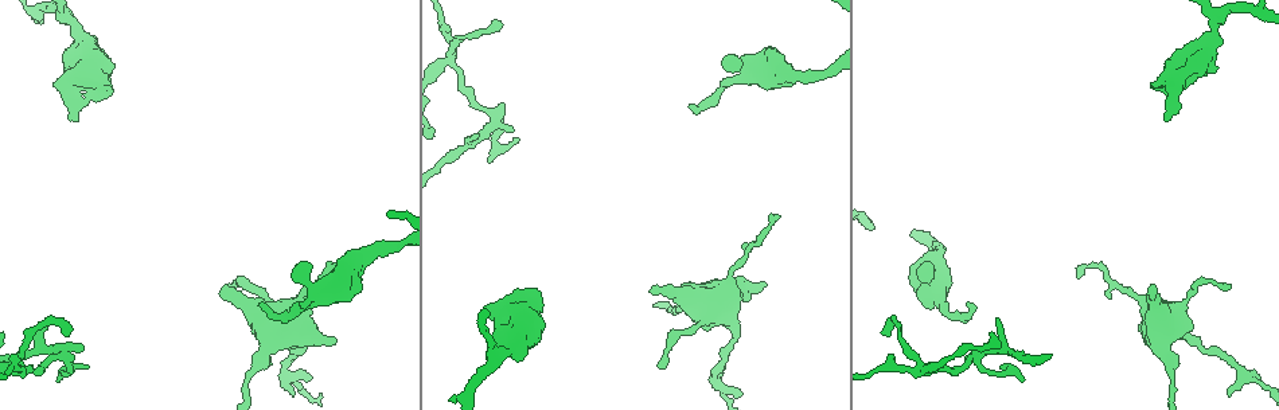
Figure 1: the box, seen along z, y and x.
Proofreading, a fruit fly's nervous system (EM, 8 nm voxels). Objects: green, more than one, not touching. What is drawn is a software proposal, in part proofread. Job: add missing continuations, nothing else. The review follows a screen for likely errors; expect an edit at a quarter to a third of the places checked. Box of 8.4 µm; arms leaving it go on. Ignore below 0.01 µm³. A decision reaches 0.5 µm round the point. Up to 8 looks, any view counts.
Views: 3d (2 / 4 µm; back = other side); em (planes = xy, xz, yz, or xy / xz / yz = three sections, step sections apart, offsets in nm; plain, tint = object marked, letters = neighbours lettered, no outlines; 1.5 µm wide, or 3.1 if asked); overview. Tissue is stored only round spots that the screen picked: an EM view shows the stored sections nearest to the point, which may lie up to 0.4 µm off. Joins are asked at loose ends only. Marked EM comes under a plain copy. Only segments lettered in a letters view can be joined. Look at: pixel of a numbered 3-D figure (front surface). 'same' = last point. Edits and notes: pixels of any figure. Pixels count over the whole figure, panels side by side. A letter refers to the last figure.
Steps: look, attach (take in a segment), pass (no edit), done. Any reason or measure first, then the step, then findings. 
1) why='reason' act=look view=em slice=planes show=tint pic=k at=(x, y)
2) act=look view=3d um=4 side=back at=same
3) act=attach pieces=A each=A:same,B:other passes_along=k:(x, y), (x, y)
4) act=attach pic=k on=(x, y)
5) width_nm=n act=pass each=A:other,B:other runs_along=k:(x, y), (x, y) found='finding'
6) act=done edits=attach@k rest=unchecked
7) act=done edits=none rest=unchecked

why='free end' act=look view=3d um=2 pic=1 at=(653, 286)

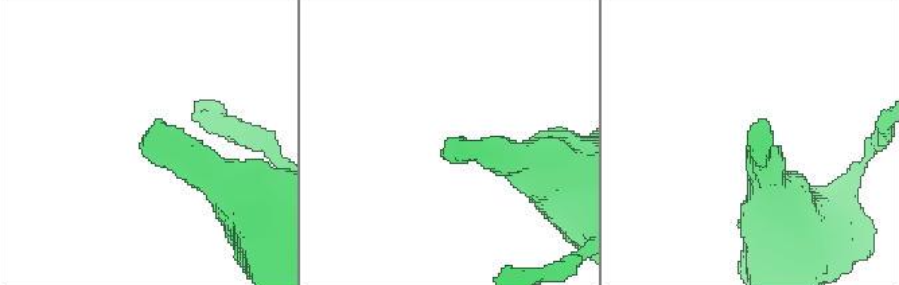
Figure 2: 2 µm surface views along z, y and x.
act=look view=em slice=xy step=8 show=tint pic=2 at=(449, 137)

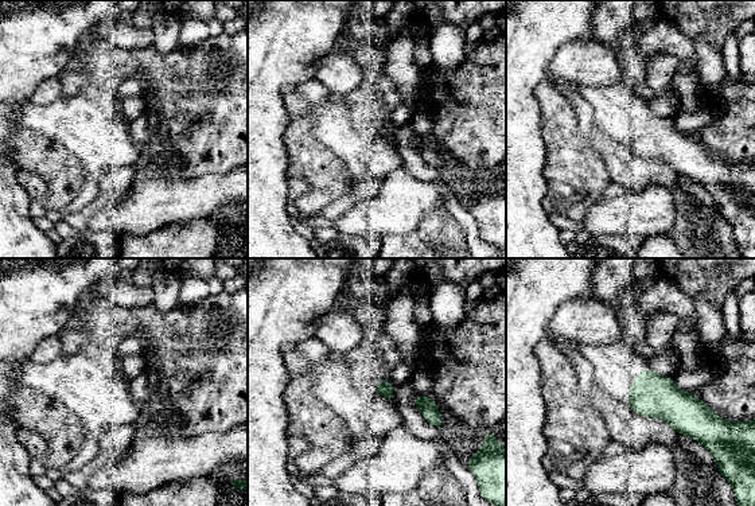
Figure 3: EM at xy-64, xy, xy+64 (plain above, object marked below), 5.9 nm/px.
why='another direction' act=look view=em slice=planes show=letters at=same

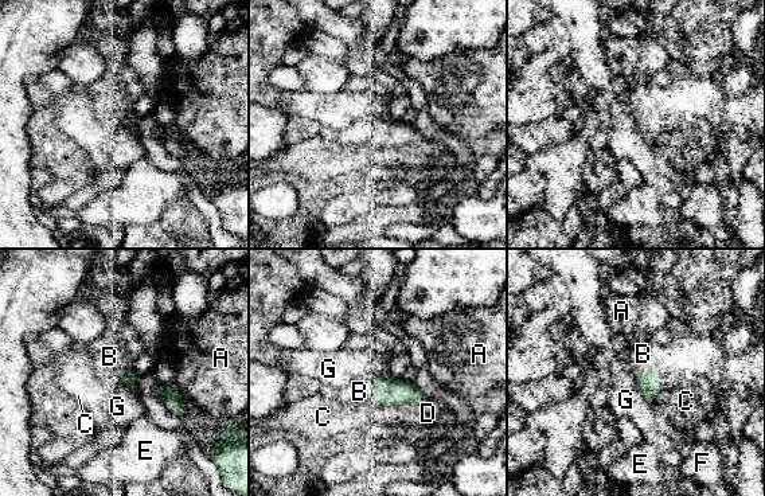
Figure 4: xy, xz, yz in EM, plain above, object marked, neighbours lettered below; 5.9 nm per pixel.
act=attach pieces=B each=A:other,B:same,C:other,D:other,E:other,F:other,G:other found='it goes on there'

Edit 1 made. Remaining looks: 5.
act=look view=overview

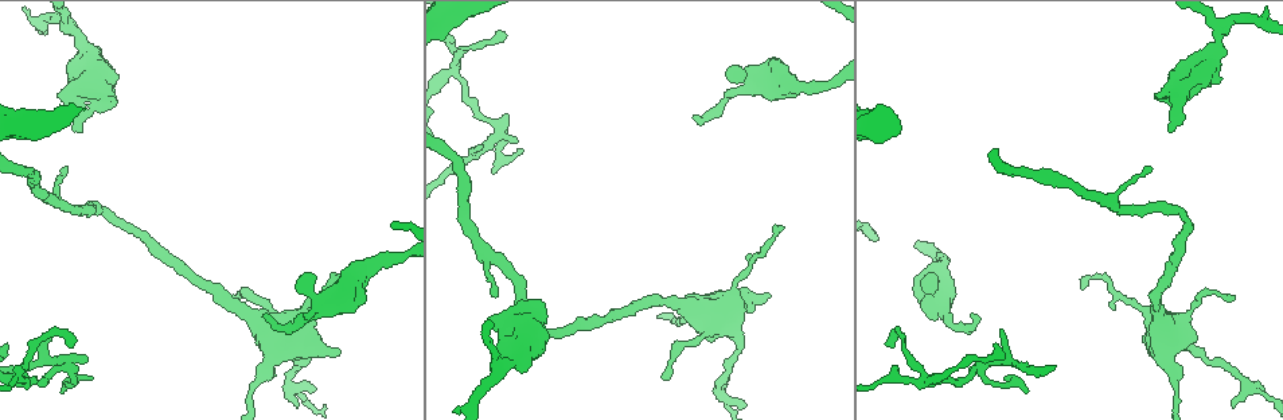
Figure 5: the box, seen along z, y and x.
why='free end' act=look view=em slice=planes show=letters pic=5 at=(887, 345)

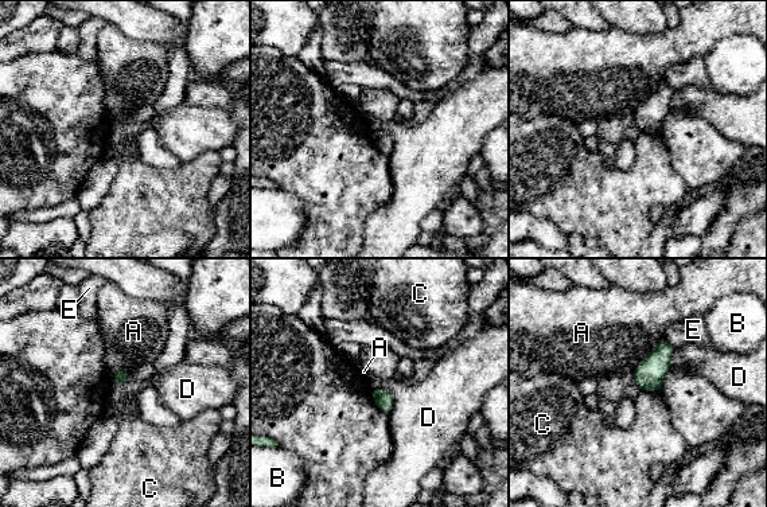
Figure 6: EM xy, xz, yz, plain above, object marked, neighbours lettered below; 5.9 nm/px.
act=pass each=A:other,B:other,C:other,D:other,E:other border=6:(374, 386), (392, 396), (389, 413) found='none of them fits'

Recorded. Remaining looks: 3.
why='free end' act=look view=em slice=planes show=tint pic=5 at=(113, 81)

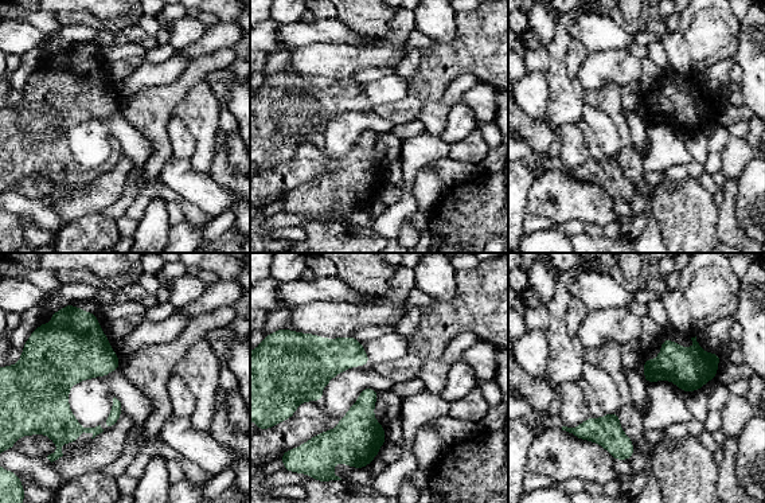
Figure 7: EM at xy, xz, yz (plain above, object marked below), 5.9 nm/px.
why='what lies round it' act=look view=em slice=planes show=letters at=same

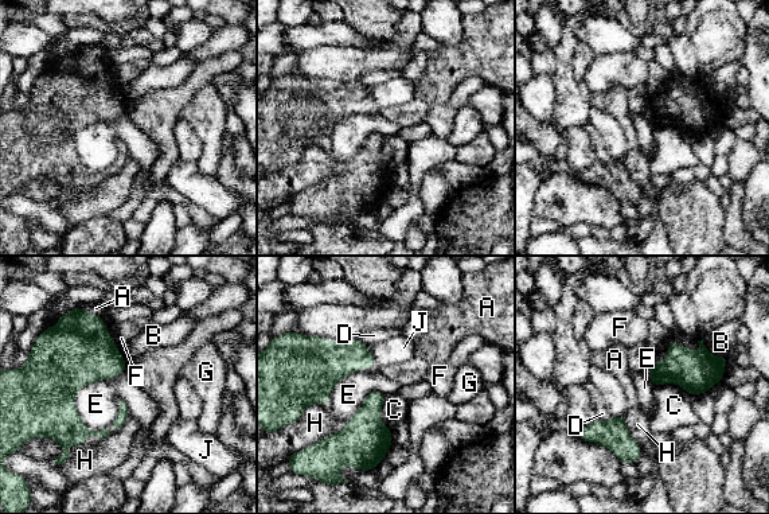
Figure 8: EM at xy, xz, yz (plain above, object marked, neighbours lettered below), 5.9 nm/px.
longest_contact=E:420nm act=pass each=A:other,B:other,C:other,D:other,E:other,F:other,G:other,H:other,J:other border=8:(654, 385), (674, 382), (691, 396) found='none of them fits'

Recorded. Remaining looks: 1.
act=done edits=attach@4 rest=unchecked

